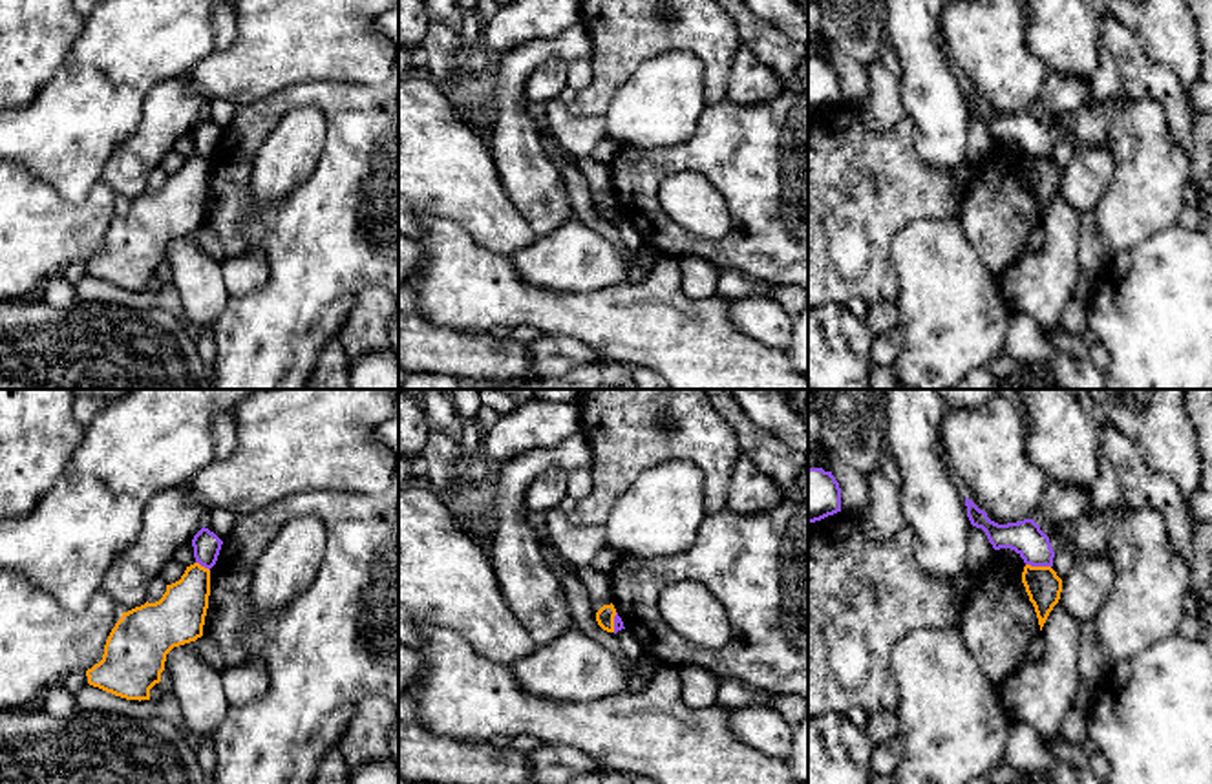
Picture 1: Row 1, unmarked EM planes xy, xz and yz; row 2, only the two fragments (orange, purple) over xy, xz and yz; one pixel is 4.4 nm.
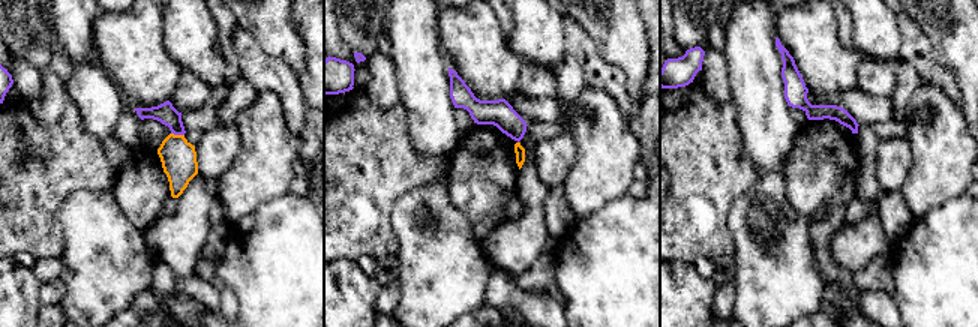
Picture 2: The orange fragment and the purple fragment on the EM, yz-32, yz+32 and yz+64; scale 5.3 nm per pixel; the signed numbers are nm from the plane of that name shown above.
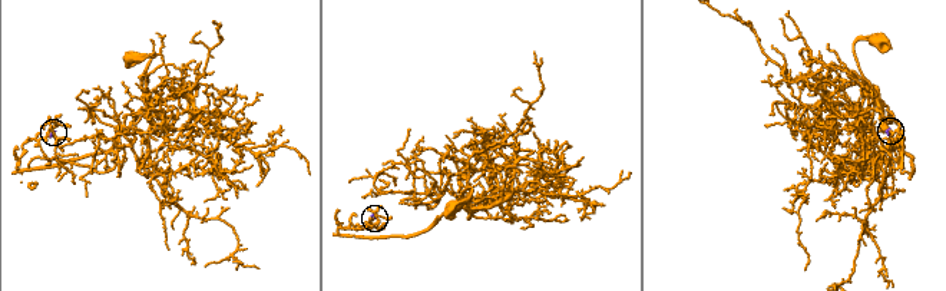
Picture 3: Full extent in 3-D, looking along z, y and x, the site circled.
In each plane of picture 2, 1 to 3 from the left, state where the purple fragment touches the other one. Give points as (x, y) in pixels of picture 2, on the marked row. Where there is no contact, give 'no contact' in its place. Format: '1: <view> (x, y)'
1: yz-32 (177, 135)
2: no contact
3: no contact

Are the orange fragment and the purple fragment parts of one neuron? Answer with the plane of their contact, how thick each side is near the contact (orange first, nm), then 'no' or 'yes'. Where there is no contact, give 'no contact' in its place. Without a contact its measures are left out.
yz | 160/150 nm | no

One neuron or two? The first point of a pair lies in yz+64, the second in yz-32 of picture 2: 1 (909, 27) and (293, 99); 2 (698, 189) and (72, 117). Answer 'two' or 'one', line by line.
1: one
2: one

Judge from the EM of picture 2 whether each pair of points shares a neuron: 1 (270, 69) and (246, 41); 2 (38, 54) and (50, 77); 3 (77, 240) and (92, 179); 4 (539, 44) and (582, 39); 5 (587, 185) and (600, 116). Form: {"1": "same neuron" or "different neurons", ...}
{"1": "same neuron", "2": "different neurons", "3": "different neurons", "4": "different neurons", "5": "same neuron"}

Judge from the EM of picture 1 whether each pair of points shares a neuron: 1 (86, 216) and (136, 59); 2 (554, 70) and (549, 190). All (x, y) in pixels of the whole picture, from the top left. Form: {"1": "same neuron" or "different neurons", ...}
{"1": "different neurons", "2": "different neurons"}

